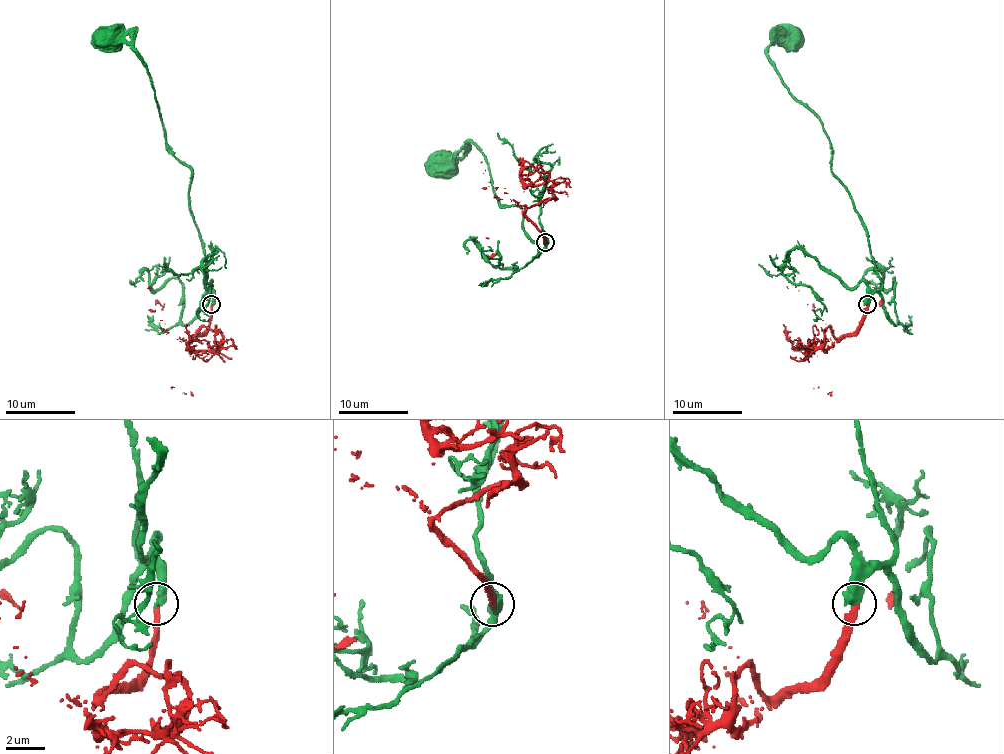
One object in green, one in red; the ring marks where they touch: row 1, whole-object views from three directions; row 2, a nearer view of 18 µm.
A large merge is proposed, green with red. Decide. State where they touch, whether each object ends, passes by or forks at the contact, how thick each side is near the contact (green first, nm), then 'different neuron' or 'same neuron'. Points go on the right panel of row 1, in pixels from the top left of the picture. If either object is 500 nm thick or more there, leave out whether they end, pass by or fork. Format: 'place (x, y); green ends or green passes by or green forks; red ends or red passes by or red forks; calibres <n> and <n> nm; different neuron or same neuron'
place (867, 304); green ends; red ends; calibres 480 and 300 nm; same neuron

